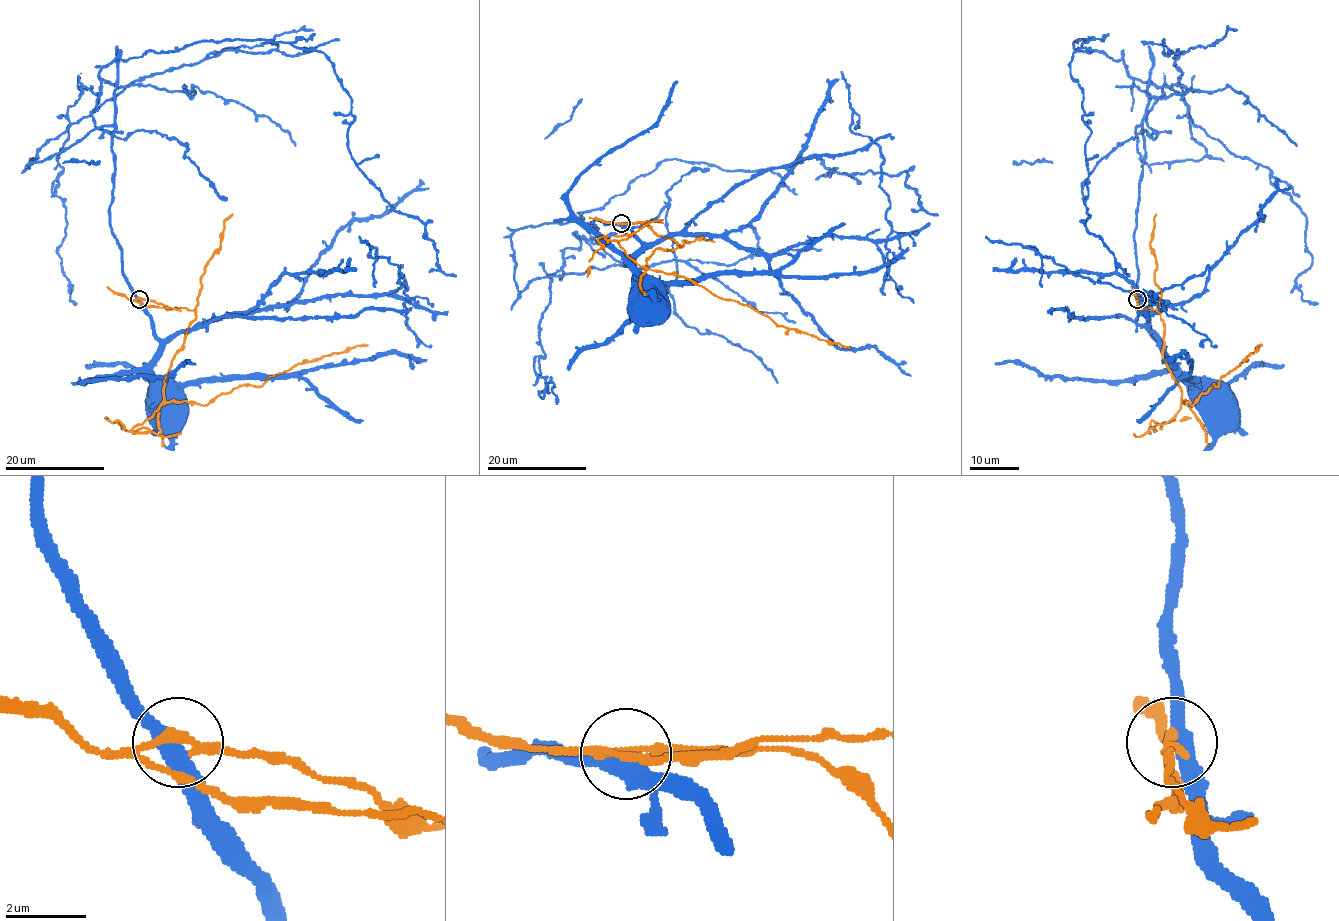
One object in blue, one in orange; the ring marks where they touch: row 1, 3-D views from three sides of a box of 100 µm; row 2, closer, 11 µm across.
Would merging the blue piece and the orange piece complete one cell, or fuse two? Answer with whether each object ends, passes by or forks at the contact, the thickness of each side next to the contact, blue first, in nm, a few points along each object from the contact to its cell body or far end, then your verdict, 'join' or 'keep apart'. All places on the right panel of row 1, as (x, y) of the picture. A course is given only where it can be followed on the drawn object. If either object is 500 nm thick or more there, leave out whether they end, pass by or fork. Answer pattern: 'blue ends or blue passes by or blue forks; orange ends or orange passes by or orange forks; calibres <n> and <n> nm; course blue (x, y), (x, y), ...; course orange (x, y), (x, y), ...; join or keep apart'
blue passes by; orange passes by; calibres 400 and 200 nm; course blue (1138, 298), (1141, 313), (1149, 324), (1149, 334), (1160, 345), (1162, 354), (1199, 388); course orange (1137, 298), (1143, 308), (1154, 309), (1160, 316), (1163, 358), (1183, 401), (1193, 405), (1261, 344); keep apart

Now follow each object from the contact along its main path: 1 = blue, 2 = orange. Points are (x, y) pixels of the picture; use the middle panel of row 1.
1: (621, 224), (641, 243), (641, 253), (635, 259), (635, 266), (652, 281), (652, 285), (646, 285)
2: (621, 223), (645, 223), (678, 246), (656, 249), (646, 260), (646, 268), (689, 279), (780, 326), (849, 347)

